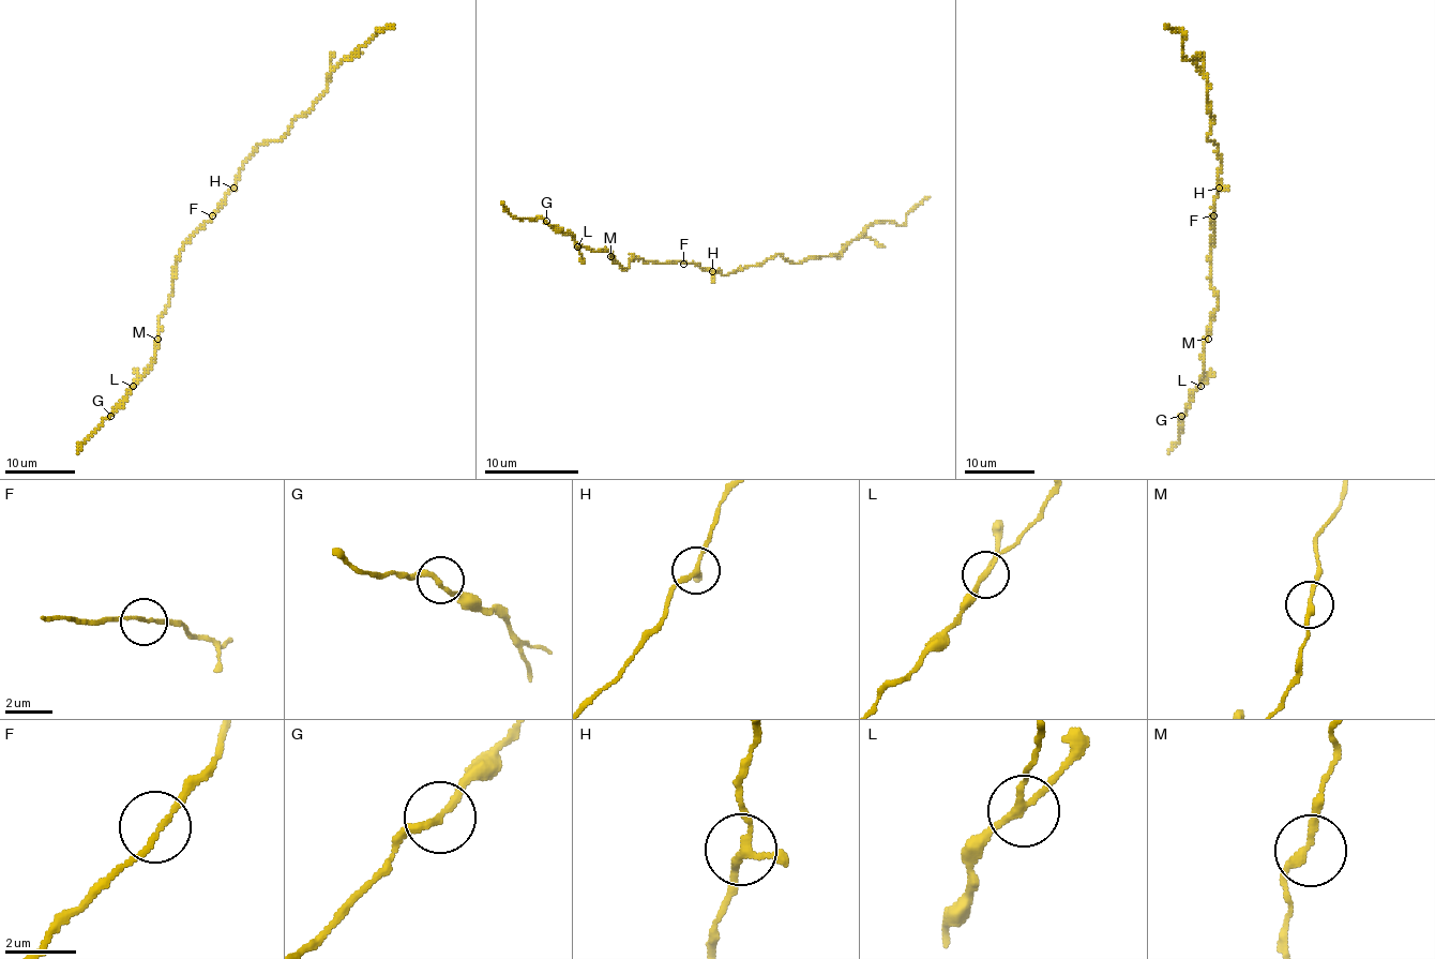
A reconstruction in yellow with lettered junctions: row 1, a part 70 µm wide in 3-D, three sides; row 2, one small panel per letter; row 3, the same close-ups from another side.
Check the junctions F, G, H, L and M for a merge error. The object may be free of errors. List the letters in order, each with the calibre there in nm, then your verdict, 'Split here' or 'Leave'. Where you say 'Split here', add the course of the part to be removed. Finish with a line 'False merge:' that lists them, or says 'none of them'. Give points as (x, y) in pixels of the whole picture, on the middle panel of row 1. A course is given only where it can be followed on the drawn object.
F: Thickness 140 nm. Leave
G: Thickness 200 nm. Leave
H: Thickness 170 nm. Leave
L: Thickness 170 nm. Leave
M: Thickness 220 nm. Leave
False merge: none of them

